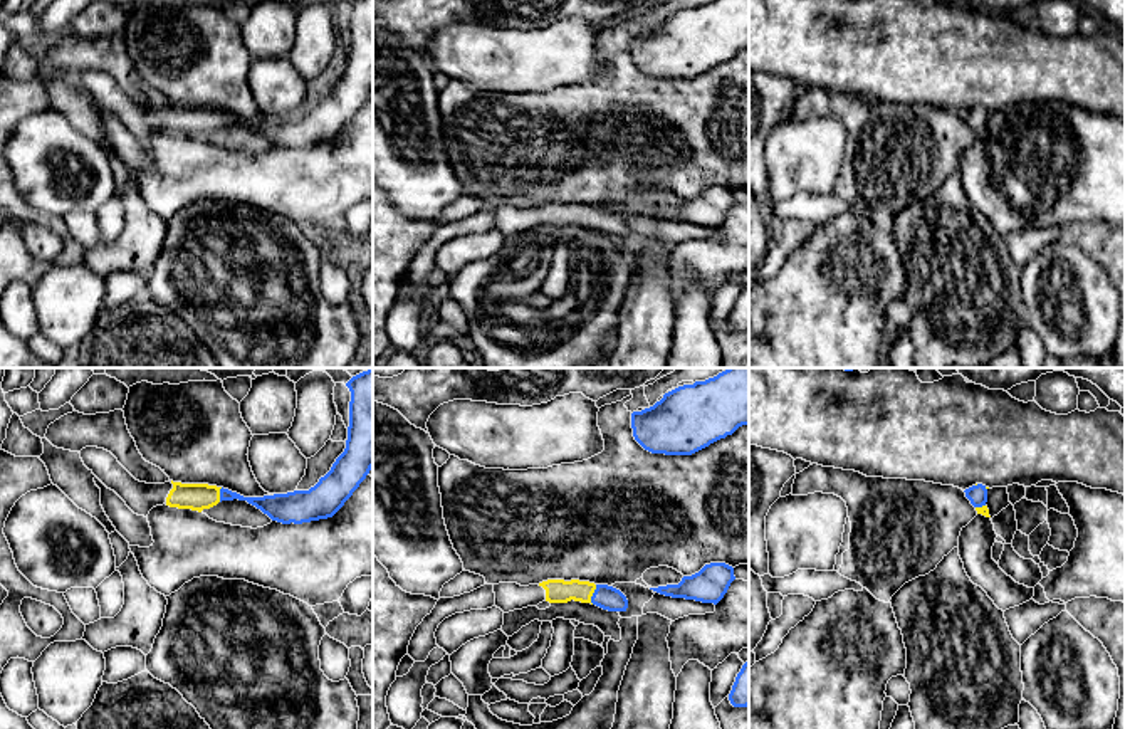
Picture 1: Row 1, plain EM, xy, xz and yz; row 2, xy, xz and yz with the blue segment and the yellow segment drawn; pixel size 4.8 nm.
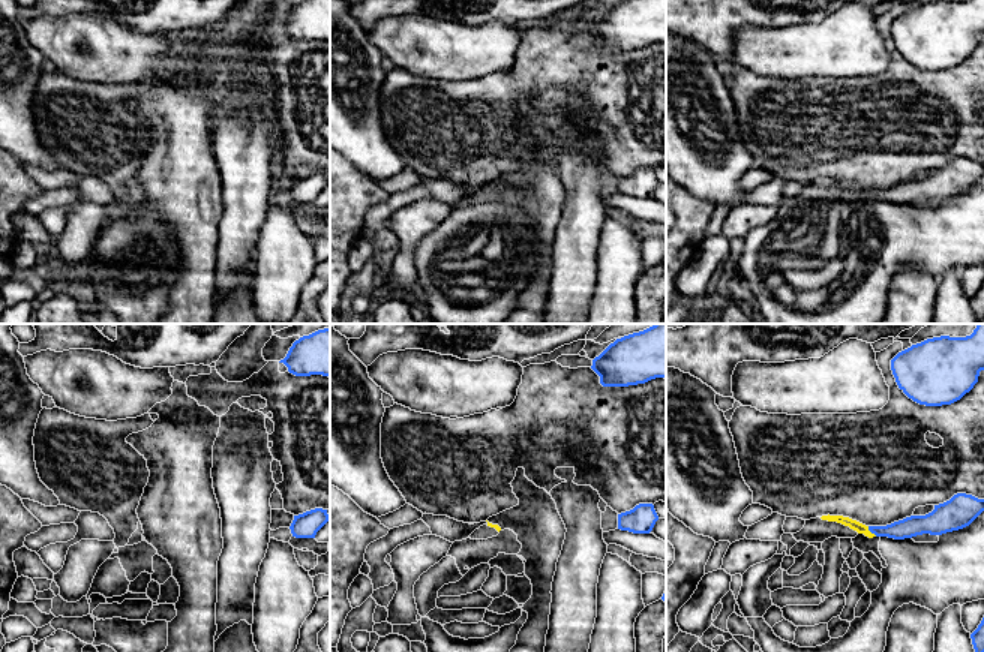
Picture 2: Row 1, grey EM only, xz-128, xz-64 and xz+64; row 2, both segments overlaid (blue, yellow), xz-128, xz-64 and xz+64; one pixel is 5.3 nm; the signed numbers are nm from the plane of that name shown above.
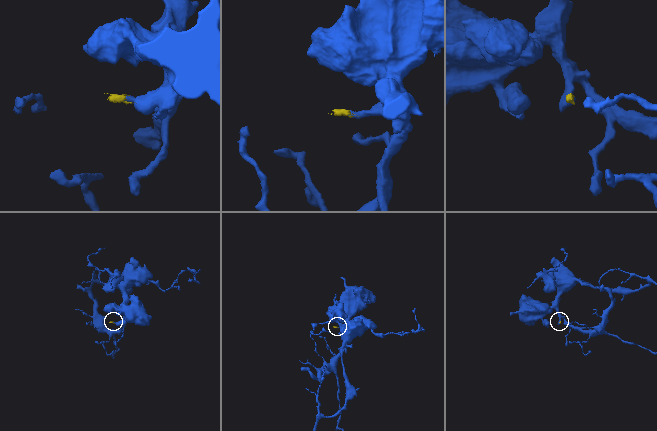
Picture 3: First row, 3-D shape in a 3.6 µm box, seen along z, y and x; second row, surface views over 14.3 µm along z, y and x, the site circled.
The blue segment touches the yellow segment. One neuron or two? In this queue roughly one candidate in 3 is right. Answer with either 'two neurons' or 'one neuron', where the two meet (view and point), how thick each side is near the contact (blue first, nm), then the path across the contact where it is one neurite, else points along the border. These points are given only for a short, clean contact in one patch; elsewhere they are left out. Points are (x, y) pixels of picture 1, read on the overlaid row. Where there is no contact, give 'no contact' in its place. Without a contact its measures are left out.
one neuron; meets blue in xz at (593, 595); 120 nm thick on the blue side, 110 nm on the other; runs through xz (605, 597), (593, 595), (578, 590), (556, 590)

